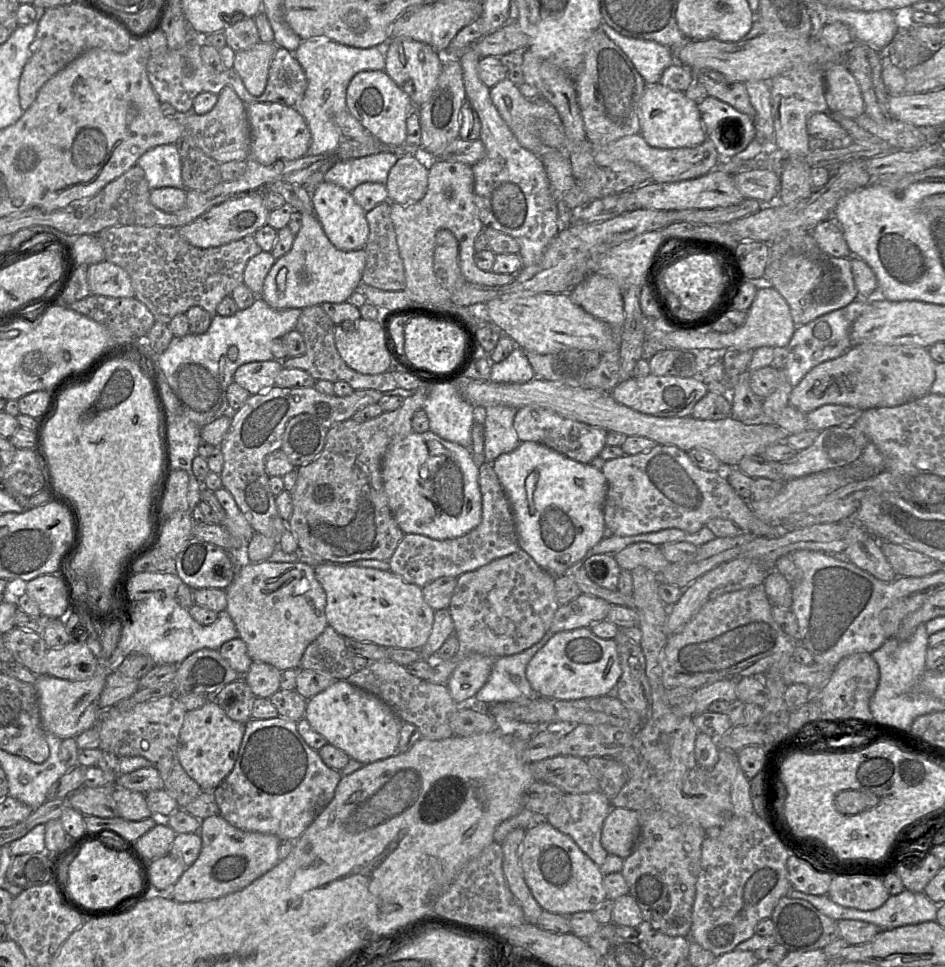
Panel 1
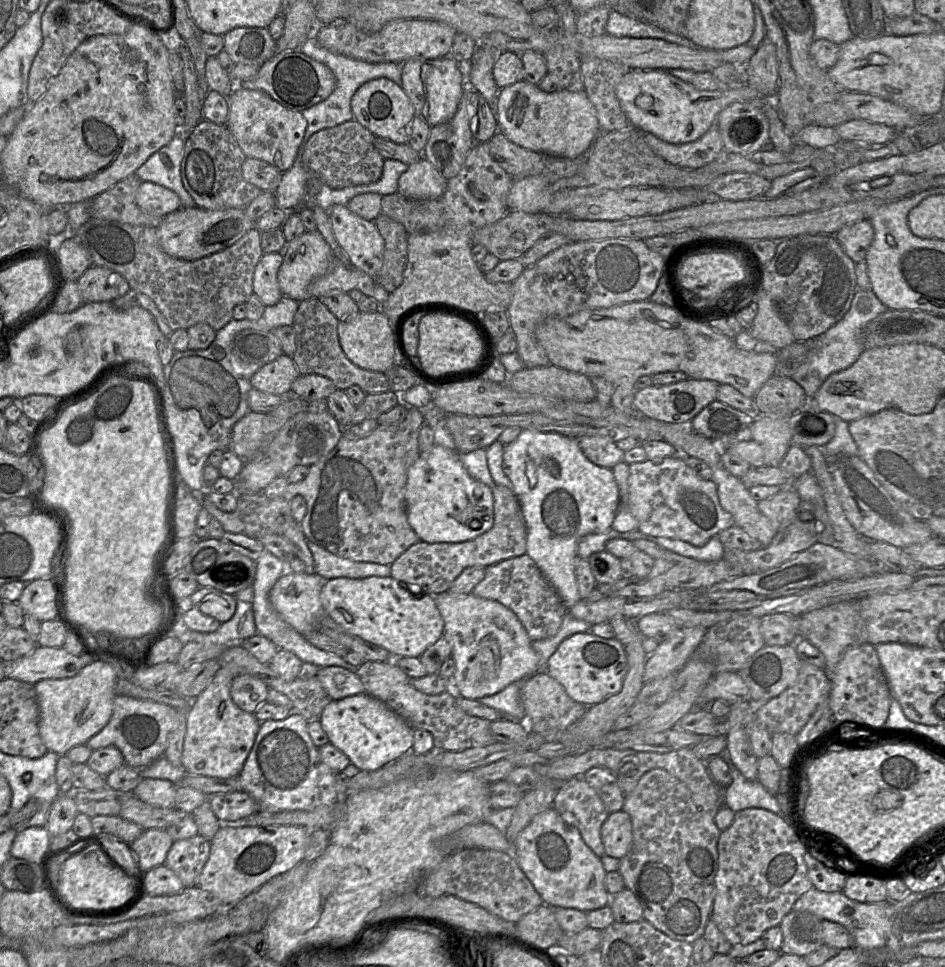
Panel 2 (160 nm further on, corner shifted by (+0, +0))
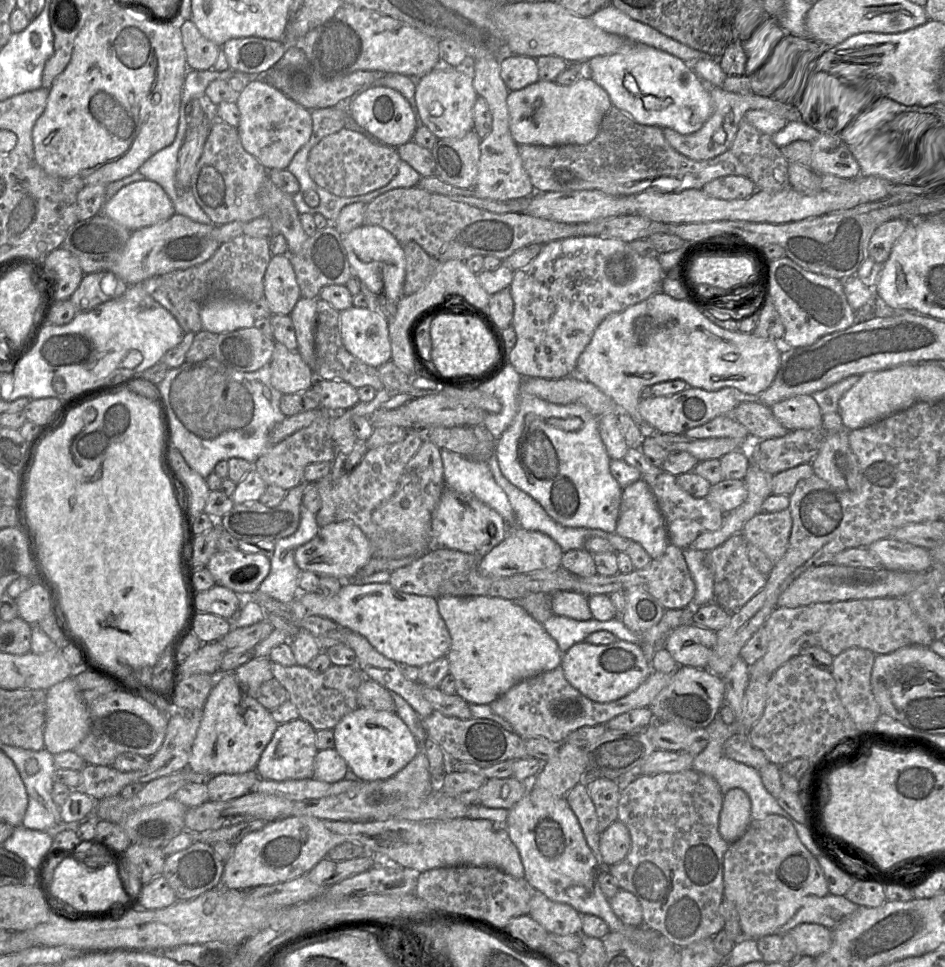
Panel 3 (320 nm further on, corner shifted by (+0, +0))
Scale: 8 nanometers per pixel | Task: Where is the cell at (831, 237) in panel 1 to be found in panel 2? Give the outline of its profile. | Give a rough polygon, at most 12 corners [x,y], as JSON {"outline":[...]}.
{"outline":[[869,220],[842,227],[834,236],[855,263],[873,241]]}

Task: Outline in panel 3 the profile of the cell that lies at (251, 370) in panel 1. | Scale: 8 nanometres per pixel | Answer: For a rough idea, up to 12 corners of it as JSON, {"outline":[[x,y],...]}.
{"outline":[[276,342],[268,364],[282,394],[312,387],[313,370],[297,350]]}

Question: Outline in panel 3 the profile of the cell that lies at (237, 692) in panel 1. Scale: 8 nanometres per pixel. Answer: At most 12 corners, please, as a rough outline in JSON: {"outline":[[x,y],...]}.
{"outline":[[254,657],[234,670],[241,688],[256,699],[273,678],[268,657]]}

